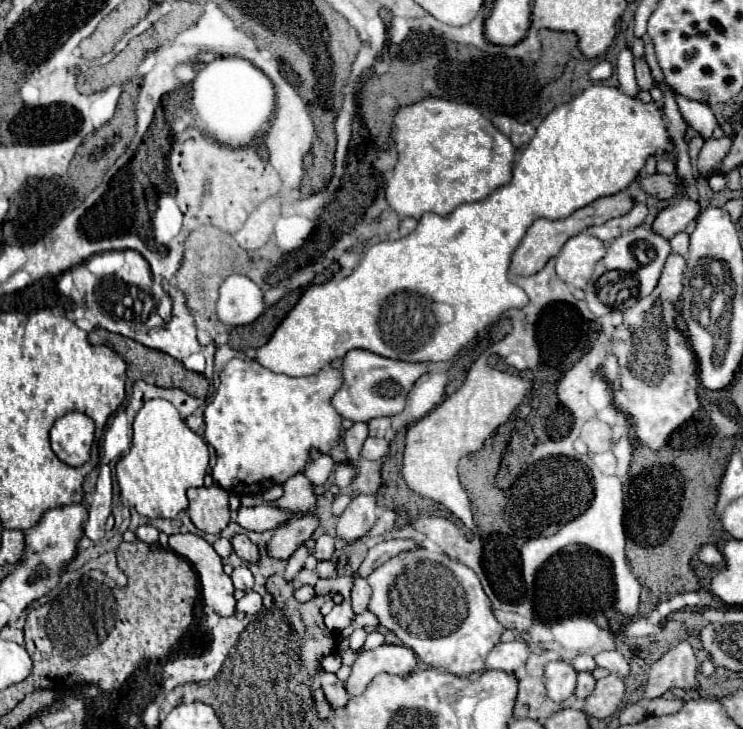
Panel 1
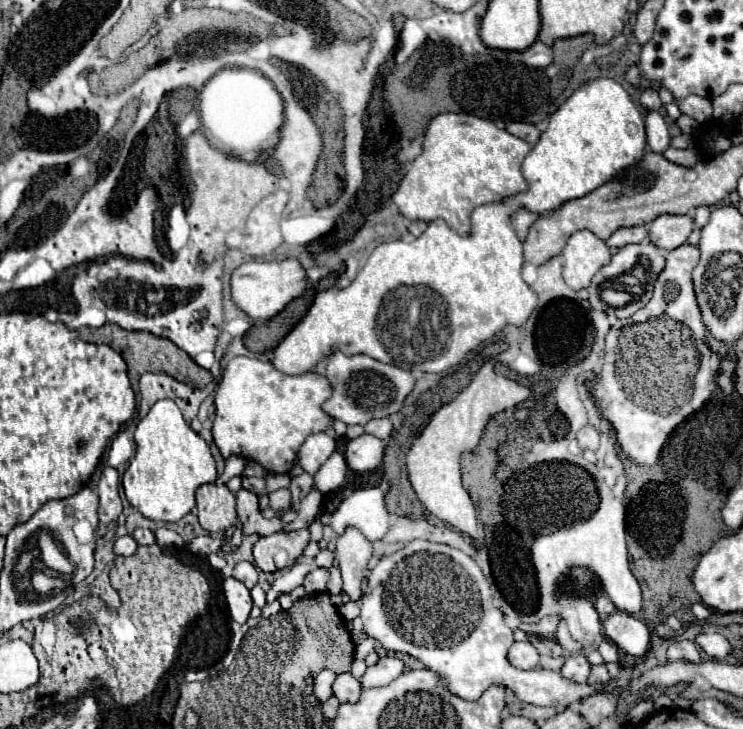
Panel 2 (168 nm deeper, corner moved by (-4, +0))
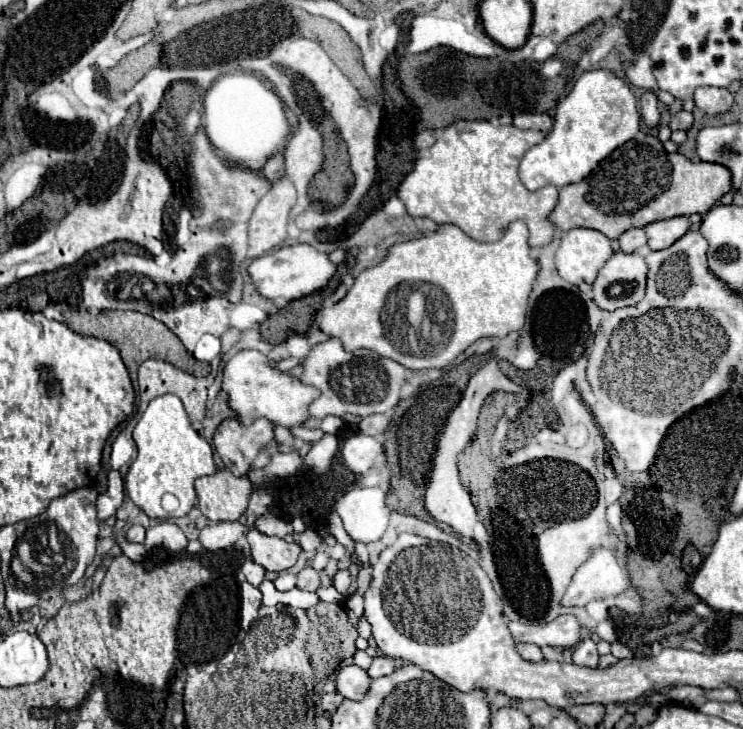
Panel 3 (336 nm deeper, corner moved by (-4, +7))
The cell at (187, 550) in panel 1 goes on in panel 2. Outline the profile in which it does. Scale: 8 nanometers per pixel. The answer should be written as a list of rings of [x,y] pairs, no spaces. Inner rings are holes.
[[[225,578],[223,580],[223,594],[227,600],[231,620],[237,624],[245,624],[249,618],[249,612],[253,608],[251,592],[245,588],[243,582],[239,582],[235,578]]]

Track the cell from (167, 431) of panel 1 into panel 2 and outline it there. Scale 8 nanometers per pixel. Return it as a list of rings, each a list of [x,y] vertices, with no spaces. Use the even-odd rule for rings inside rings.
[[[159,400],[135,428],[137,454],[123,474],[123,490],[133,508],[155,522],[177,522],[195,506],[195,490],[217,480],[209,444],[189,428],[173,400]]]

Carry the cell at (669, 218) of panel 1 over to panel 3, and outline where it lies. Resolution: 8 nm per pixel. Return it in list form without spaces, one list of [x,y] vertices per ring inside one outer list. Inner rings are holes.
[[[671,217],[671,219],[649,223],[645,227],[645,233],[649,239],[649,247],[657,251],[657,249],[667,249],[669,245],[673,245],[679,237],[687,233],[687,229],[689,229],[687,217]]]

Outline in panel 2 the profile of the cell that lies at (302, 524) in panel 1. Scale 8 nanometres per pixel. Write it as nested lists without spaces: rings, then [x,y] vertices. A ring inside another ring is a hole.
[[[307,528],[261,536],[253,546],[253,558],[263,572],[275,572],[293,566],[295,560],[303,554],[307,544],[309,544]]]

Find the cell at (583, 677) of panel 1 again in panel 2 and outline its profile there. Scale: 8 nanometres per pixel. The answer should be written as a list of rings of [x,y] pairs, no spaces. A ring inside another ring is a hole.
[[[599,664],[599,666],[593,666],[593,668],[591,668],[591,674],[589,674],[589,684],[591,684],[591,686],[601,688],[607,680],[609,680],[609,672],[607,672],[605,664]]]

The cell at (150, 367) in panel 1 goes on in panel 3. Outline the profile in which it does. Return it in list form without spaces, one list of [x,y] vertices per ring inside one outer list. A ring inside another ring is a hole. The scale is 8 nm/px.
[[[67,311],[67,313],[63,313],[63,317],[65,317],[67,327],[73,329],[75,333],[105,339],[111,345],[115,345],[129,369],[131,379],[135,379],[137,367],[147,359],[167,361],[195,377],[207,377],[211,371],[209,363],[197,361],[193,355],[187,353],[187,349],[181,345],[181,339],[167,325],[163,325],[161,321],[157,321],[149,315],[143,315],[137,311],[109,311],[109,313],[99,313],[99,315],[91,315],[89,311]]]

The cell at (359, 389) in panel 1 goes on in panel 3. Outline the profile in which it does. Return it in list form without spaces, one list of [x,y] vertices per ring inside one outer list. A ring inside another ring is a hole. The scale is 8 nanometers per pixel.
[[[335,337],[315,345],[309,351],[301,373],[301,381],[321,389],[321,395],[309,405],[311,417],[319,419],[327,415],[343,417],[345,413],[353,413],[359,417],[367,417],[373,413],[389,413],[399,403],[399,393],[405,379],[407,369],[397,361],[379,357],[375,351],[369,349],[357,349],[349,353]]]

